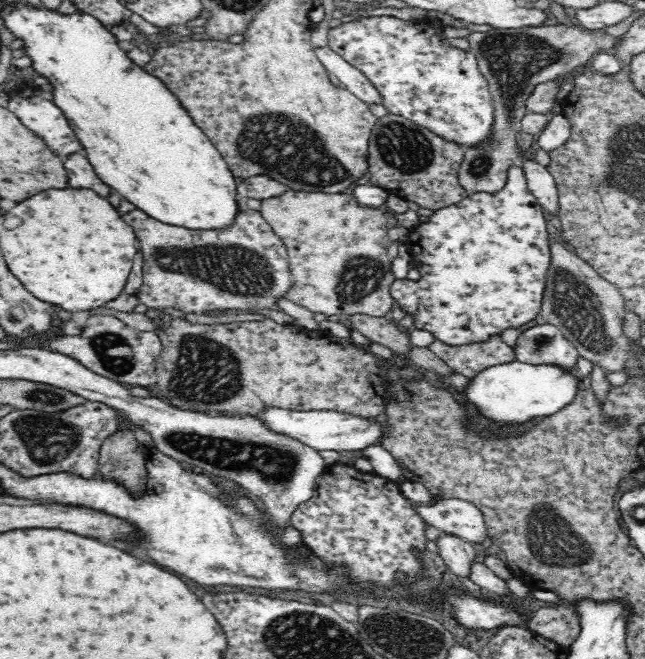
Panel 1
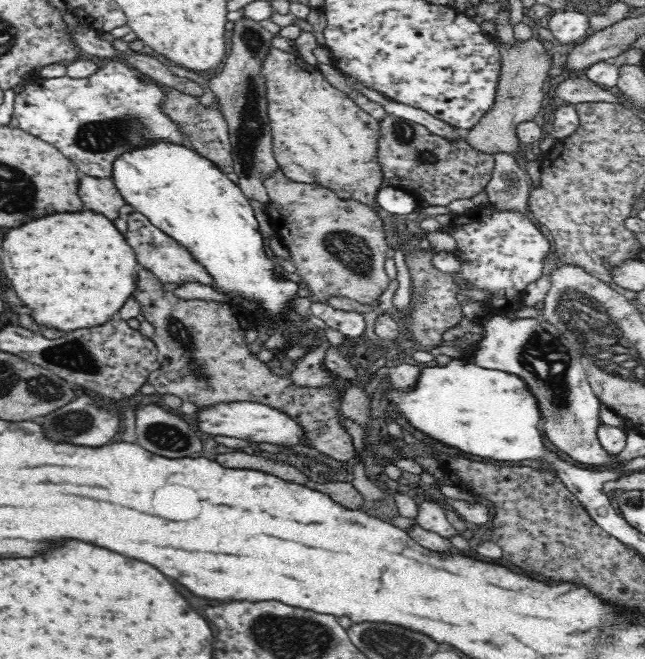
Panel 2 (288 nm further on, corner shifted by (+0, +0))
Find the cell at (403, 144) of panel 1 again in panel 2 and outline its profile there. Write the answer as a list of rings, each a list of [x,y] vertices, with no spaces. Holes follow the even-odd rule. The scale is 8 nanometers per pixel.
[[[388,116],[380,122],[378,164],[382,168],[382,186],[404,190],[416,198],[420,208],[428,208],[448,206],[456,200],[472,200],[484,192],[494,176],[496,160],[472,150],[464,138],[448,140],[422,124]]]

